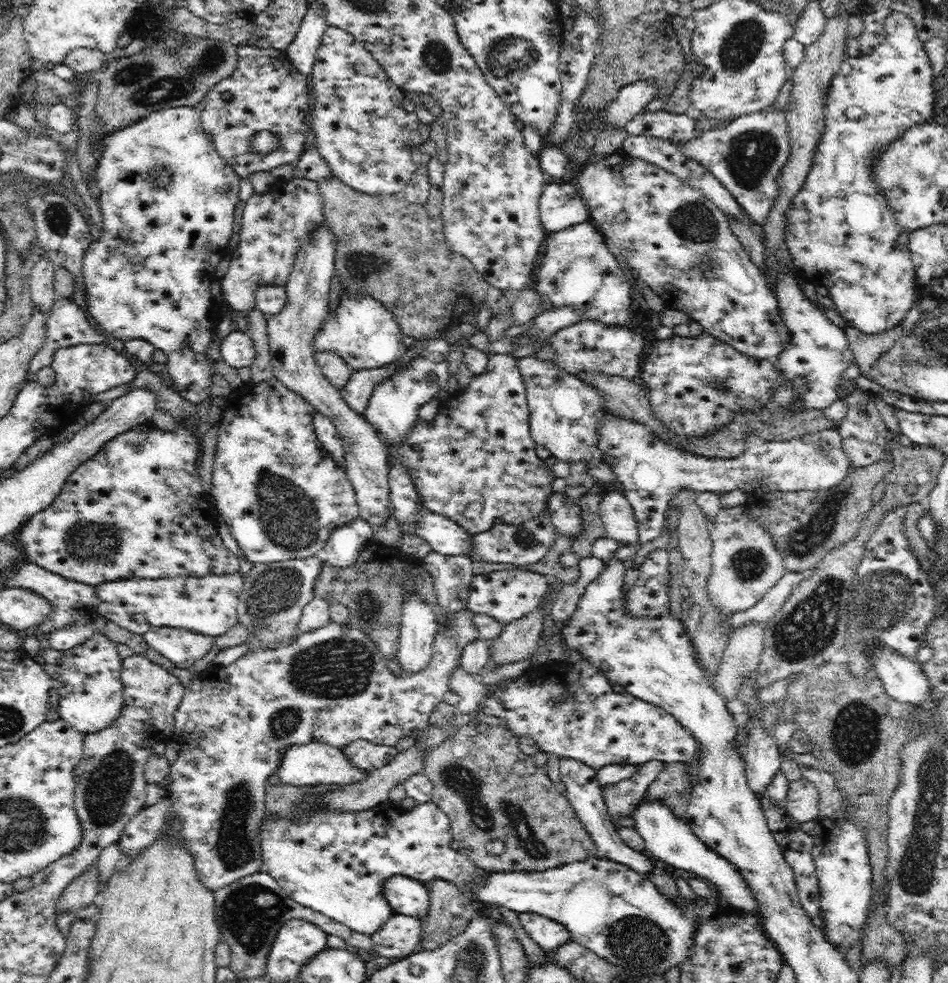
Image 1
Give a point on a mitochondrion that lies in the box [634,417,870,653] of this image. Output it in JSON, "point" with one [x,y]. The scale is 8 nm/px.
{"point":[808,538]}

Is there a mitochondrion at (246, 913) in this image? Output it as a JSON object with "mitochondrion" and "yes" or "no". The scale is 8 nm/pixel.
{"mitochondrion":"yes"}

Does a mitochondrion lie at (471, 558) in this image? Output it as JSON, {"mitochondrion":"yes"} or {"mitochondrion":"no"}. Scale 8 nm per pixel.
{"mitochondrion":"no"}

